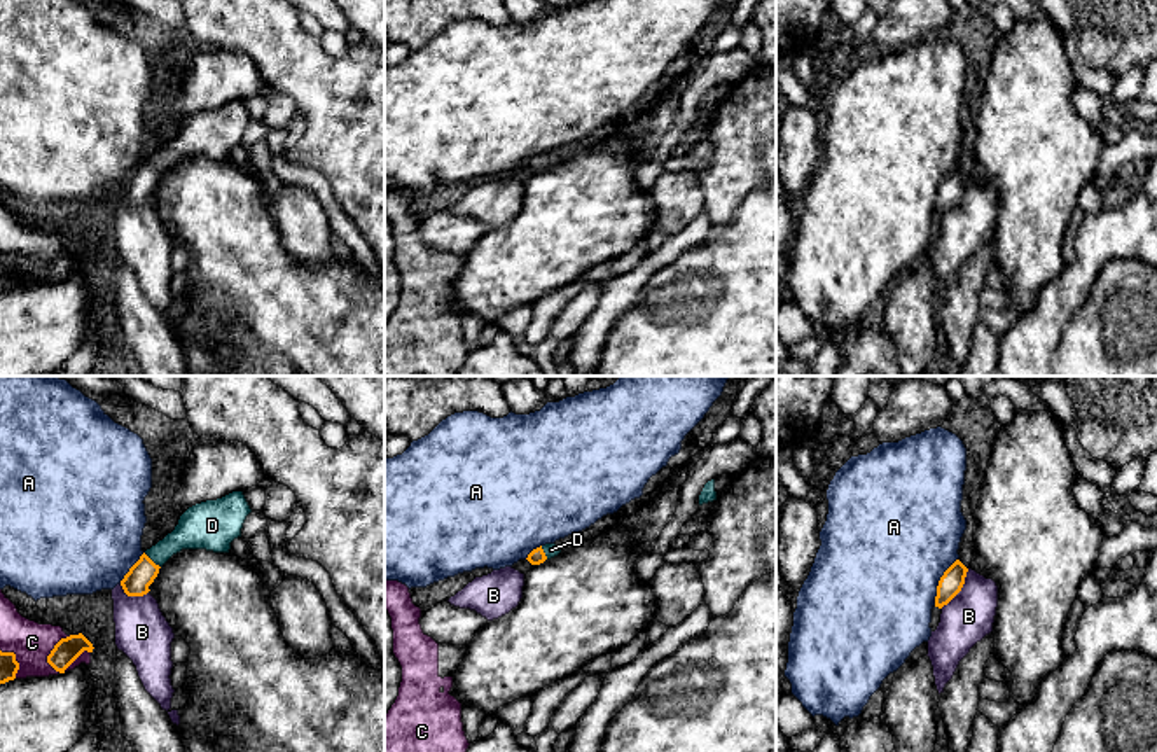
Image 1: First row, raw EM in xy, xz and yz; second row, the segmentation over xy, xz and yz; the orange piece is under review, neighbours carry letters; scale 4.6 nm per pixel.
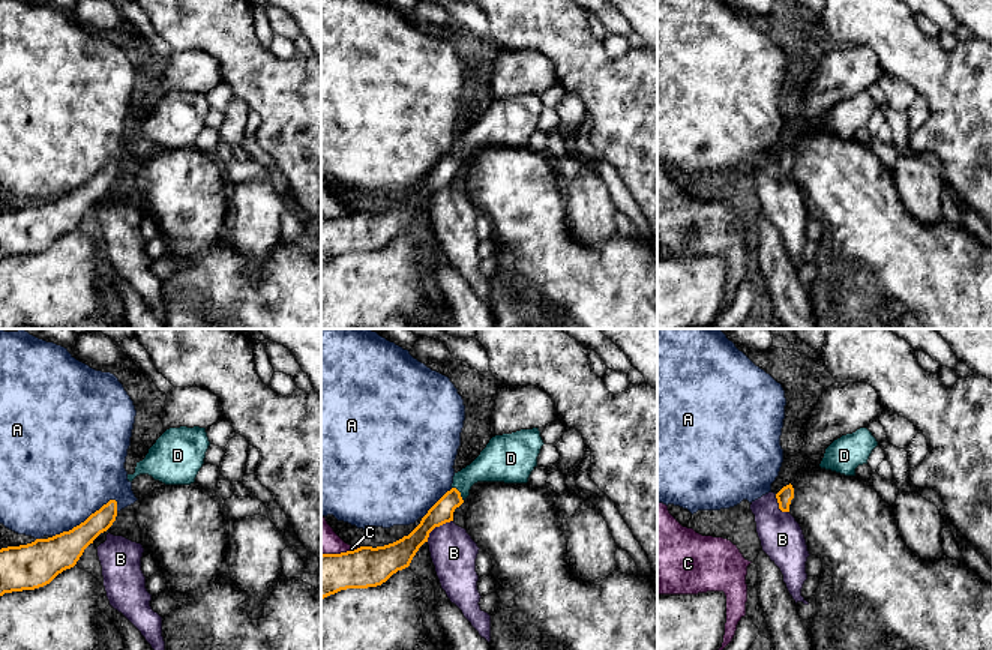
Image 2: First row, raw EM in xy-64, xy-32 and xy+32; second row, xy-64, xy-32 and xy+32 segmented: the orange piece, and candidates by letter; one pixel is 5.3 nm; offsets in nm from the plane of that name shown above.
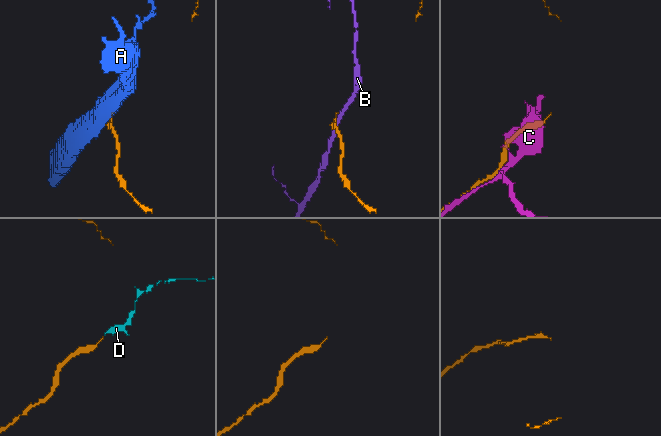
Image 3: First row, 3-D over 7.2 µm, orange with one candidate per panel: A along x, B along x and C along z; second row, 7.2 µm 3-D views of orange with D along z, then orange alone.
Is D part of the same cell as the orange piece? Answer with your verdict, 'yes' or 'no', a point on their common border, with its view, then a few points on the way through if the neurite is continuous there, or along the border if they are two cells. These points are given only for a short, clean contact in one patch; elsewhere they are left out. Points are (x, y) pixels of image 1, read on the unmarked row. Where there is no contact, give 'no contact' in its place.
yes; contact xy (151, 168); way xy (142, 182), (151, 168), (180, 146), (196, 139)

